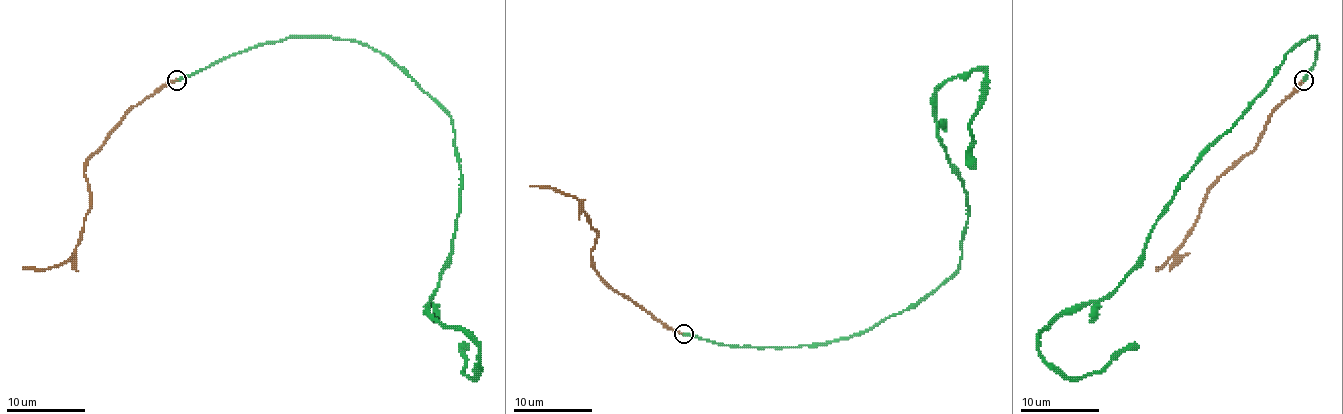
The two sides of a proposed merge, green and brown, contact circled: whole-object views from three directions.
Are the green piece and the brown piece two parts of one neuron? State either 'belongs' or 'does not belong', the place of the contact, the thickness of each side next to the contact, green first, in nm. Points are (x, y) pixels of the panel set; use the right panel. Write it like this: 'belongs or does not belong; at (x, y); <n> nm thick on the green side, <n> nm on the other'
belongs; at (1304, 80); 260 nm thick on the green side, 140 nm on the other

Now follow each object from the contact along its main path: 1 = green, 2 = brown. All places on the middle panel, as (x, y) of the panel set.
1: (683, 333), (826, 345), (924, 300), (958, 268), (968, 209), (936, 92), (985, 68), (969, 168)
2: (683, 333), (667, 327), (610, 288), (595, 268), (591, 251), (597, 231), (573, 196), (530, 186)

